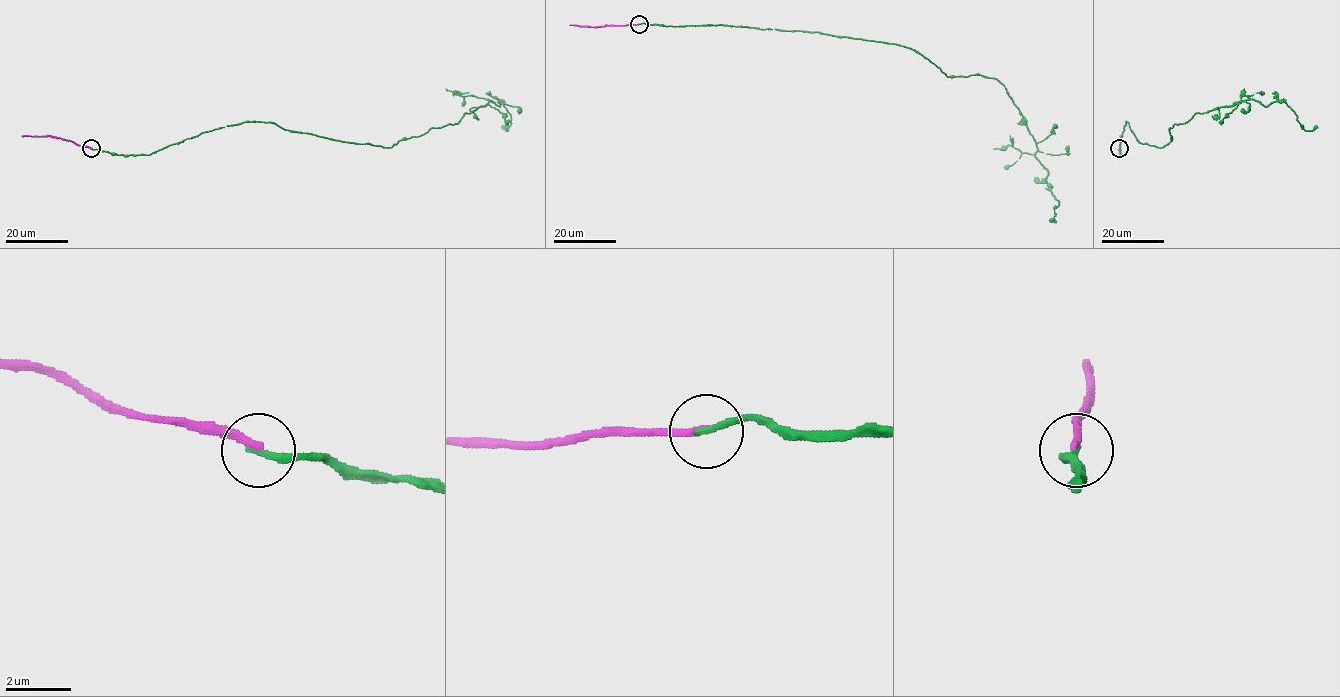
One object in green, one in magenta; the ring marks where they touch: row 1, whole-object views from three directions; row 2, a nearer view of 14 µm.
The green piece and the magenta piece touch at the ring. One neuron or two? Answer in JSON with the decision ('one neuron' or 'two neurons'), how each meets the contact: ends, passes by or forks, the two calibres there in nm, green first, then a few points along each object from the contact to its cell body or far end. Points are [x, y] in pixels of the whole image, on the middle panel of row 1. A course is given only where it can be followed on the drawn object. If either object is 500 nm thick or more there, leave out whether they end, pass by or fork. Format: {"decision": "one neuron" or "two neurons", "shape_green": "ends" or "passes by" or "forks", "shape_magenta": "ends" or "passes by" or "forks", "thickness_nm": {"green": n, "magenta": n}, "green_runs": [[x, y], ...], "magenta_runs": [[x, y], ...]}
{"decision": "two neurons", "shape_green": "ends", "shape_magenta": "ends", "thickness_nm": {"green": 240, "magenta": 240}, "green_runs": [[639, 24], [820, 32], [900, 44], [947, 77], [997, 79], [1048, 171], [1059, 201], [1051, 222]], "magenta_runs": [[639, 24], [569, 25]]}

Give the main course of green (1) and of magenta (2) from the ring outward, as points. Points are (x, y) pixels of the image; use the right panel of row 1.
1: (1119, 149), (1126, 121), (1139, 142), (1163, 147), (1174, 124), (1249, 99), (1284, 101), (1305, 130), (1317, 125)
2: (1119, 149), (1120, 135)

